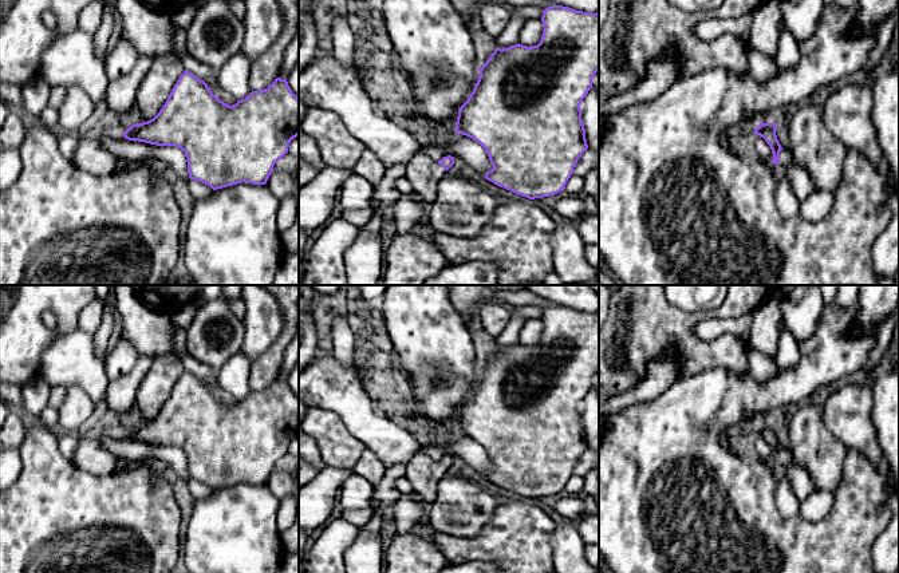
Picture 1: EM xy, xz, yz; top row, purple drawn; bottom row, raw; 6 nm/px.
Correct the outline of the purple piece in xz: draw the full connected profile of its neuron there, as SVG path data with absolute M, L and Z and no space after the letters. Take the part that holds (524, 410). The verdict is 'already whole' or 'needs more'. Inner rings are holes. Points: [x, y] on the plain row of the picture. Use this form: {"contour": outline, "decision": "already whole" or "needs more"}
{"contour": "M563 305L543 311L544 325L537 345L514 344L496 348L480 367L480 376L468 400L460 407L456 431L478 442L493 469L484 477L494 485L529 499L555 495L565 489L581 454L588 448L580 404L599 371L599 312L583 312Z", "decision": "already whole"}

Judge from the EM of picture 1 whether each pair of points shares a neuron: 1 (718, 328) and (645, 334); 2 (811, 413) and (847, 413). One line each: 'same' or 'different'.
1: different
2: different

